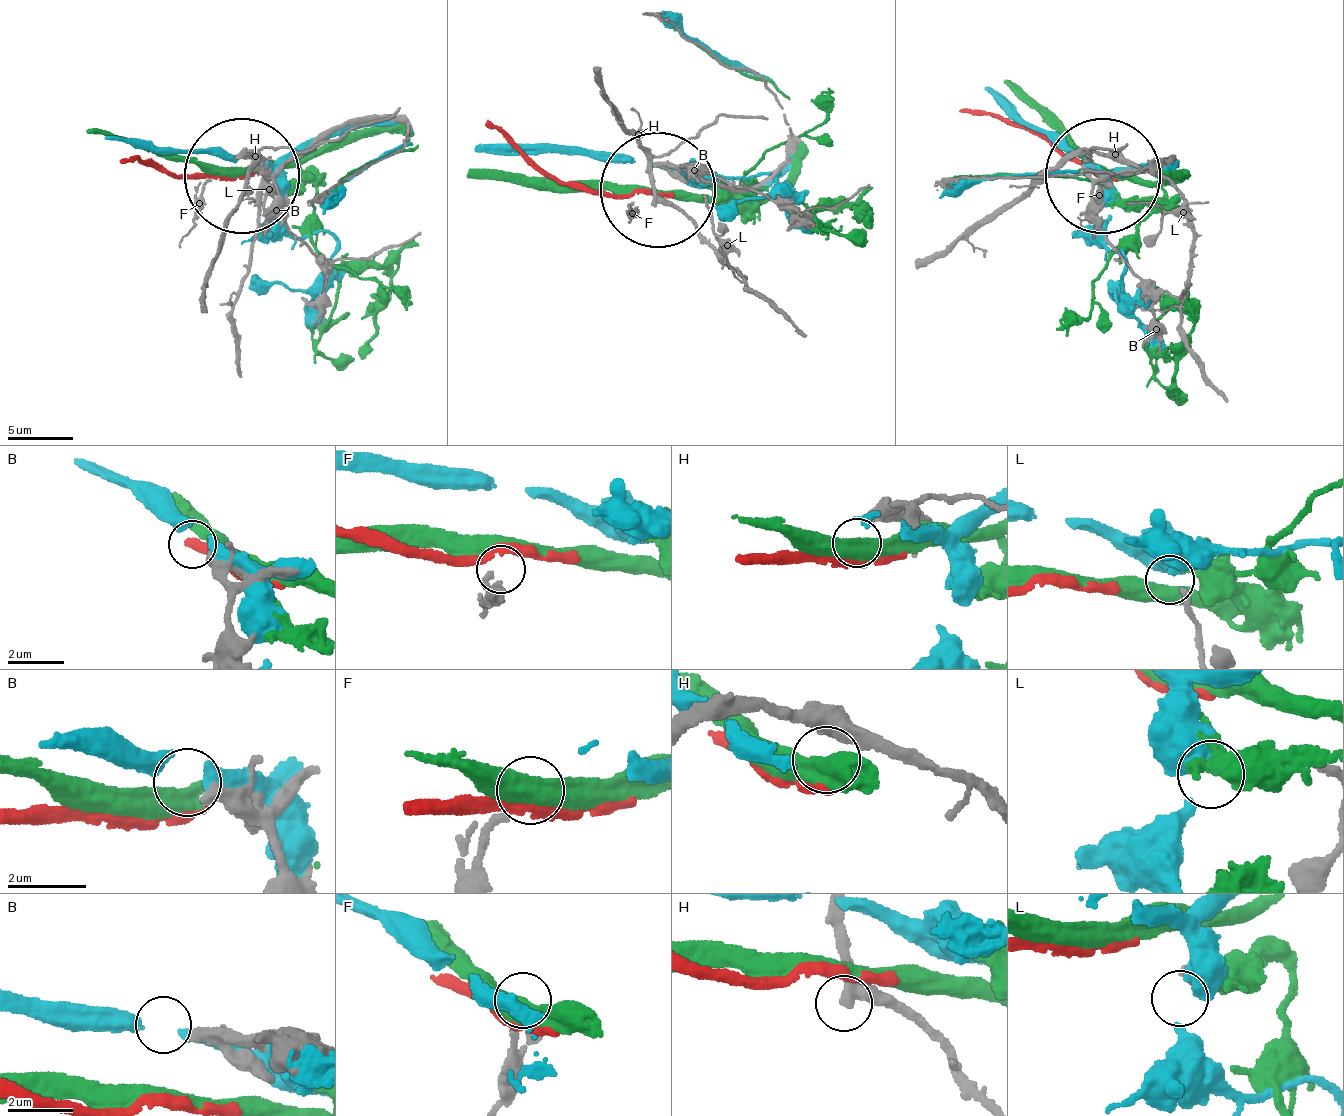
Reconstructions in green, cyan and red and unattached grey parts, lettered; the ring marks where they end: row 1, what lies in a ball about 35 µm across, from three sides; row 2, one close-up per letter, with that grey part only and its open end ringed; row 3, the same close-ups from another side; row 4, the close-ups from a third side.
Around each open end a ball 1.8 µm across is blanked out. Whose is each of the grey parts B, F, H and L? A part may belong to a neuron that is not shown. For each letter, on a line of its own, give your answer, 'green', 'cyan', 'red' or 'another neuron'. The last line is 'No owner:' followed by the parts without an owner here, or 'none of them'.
B: another neuron
F: another neuron
H: another neuron
L: another neuron
No owner: B, F, H, L

